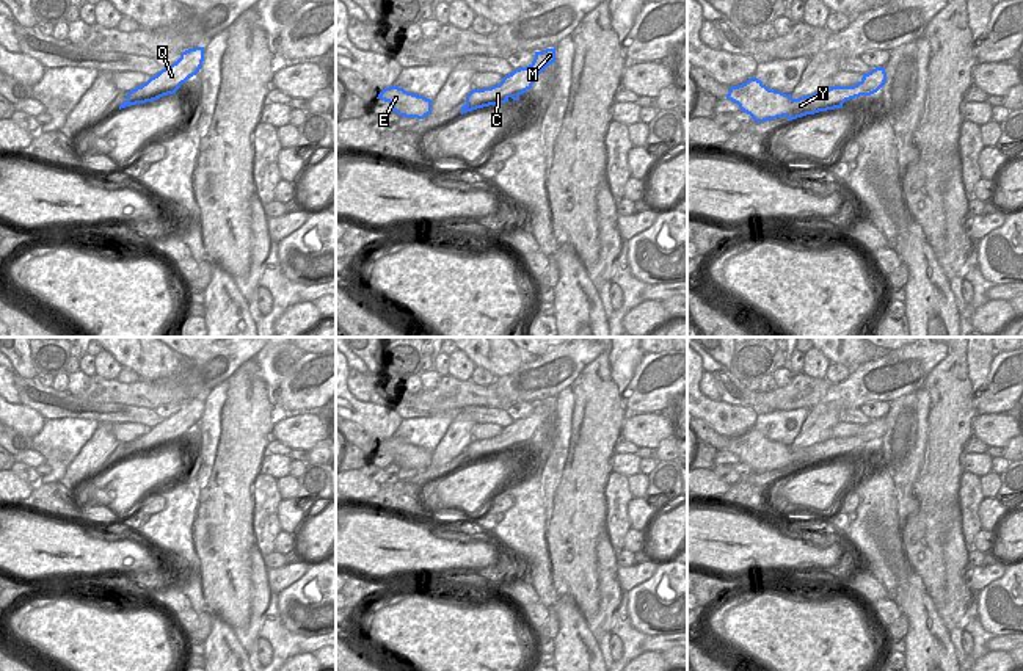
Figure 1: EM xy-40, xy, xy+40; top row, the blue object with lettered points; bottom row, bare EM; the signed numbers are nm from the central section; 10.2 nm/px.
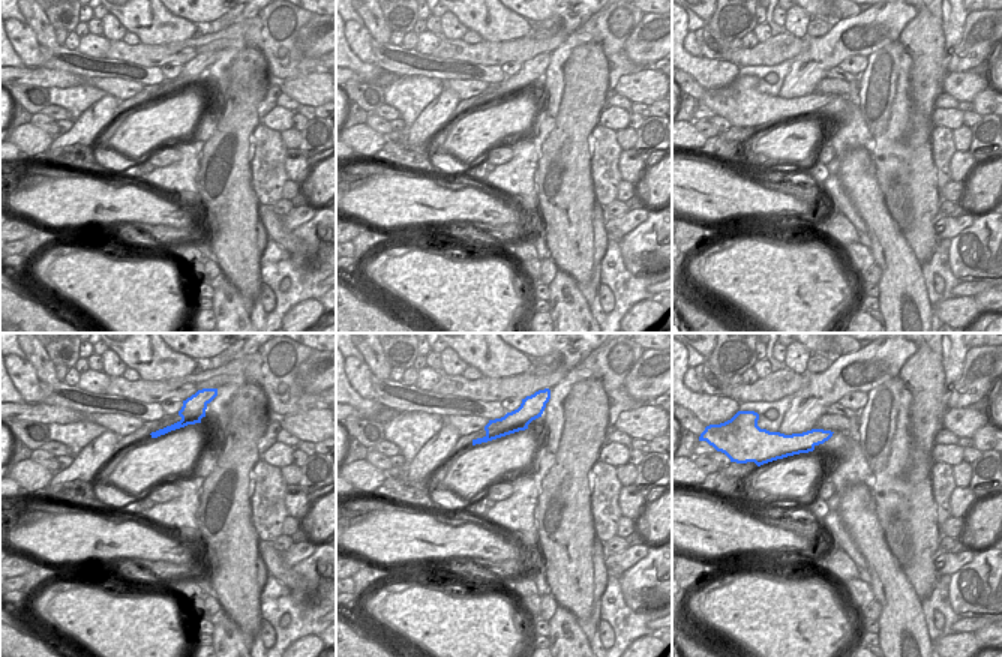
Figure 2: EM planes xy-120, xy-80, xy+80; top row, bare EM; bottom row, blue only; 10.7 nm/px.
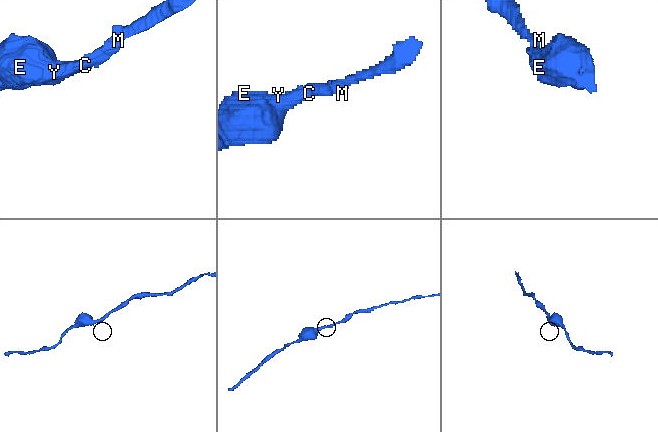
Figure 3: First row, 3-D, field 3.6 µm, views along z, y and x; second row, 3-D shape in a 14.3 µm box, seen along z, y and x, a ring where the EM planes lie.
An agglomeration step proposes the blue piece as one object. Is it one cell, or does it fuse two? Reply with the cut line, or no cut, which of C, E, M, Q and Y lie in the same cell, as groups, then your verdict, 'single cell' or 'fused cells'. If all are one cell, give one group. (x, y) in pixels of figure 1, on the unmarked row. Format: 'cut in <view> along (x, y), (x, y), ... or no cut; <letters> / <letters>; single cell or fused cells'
no cut; C E M Q Y; single cell

